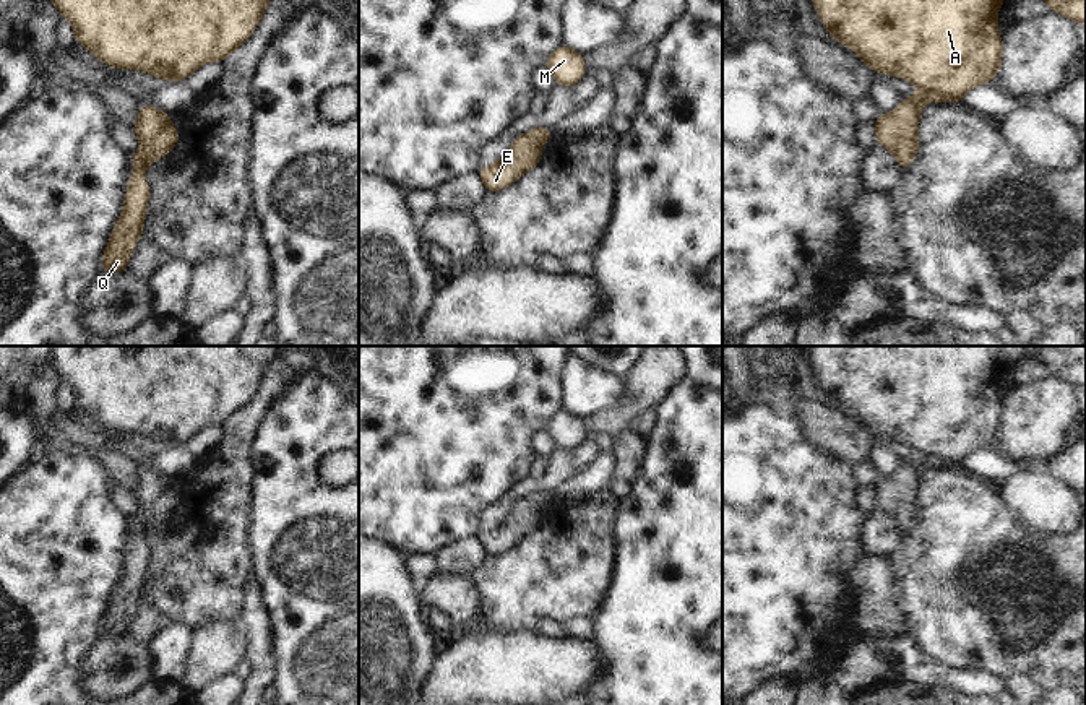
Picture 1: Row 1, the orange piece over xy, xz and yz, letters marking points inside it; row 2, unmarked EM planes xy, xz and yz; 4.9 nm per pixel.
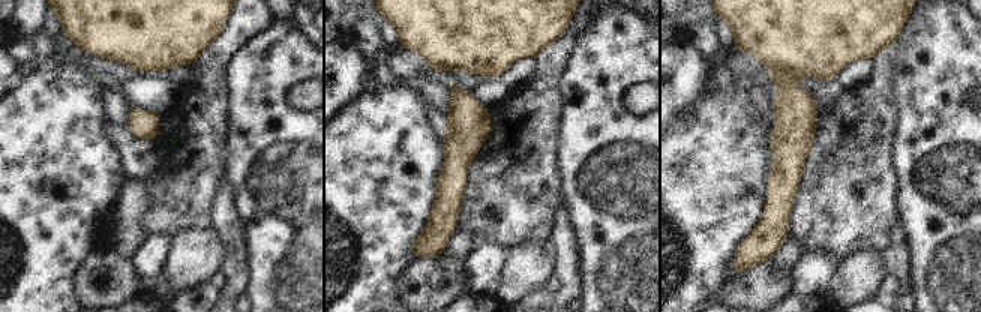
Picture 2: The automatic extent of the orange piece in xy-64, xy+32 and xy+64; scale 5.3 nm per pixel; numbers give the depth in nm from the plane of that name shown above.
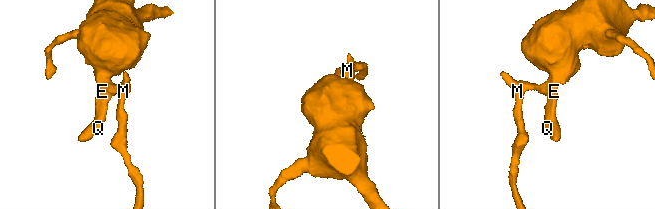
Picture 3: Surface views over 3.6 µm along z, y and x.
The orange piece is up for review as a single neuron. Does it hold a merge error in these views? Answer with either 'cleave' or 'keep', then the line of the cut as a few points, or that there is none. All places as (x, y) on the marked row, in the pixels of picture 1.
keep | no cut

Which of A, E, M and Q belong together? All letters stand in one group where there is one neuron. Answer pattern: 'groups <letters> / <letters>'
groups A E M Q

